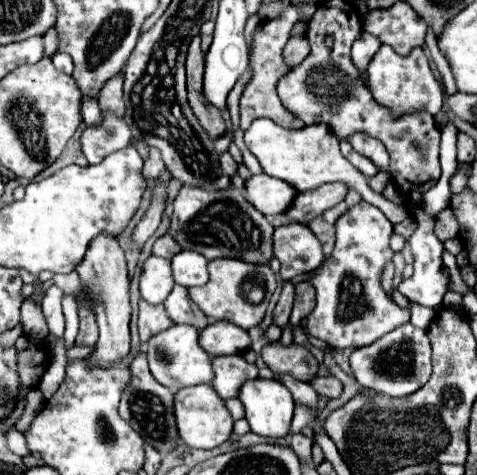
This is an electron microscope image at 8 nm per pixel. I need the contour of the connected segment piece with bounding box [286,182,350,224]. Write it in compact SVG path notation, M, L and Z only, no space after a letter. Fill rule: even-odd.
M332 182L332 184L324 184L324 186L318 186L314 190L308 190L308 192L300 192L296 196L294 204L290 206L290 210L286 212L286 216L292 218L294 222L308 224L310 220L320 216L328 208L340 204L346 198L348 190L350 188L346 184Z

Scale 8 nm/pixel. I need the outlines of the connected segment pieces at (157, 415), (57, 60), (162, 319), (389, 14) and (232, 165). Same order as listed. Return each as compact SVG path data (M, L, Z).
M138 354L132 360L132 382L122 394L118 412L144 438L144 442L156 448L162 456L170 454L180 444L180 434L176 434L176 418L172 414L172 398L174 398L174 392L170 392L166 386L160 386L152 378L148 370L146 354Z
M54 54L52 56L52 62L54 62L54 66L60 70L60 72L64 72L64 74L72 74L72 58L68 56L68 54Z
M140 300L140 316L138 316L138 330L140 330L140 340L148 342L158 332L164 332L172 326L174 322L168 318L166 310L162 304L152 306L146 300Z
M398 2L388 10L370 10L364 16L364 30L392 46L400 56L408 56L412 48L424 44L426 28L426 22L404 2Z
M224 152L222 156L220 156L220 166L222 166L222 172L226 174L226 176L236 176L236 170L238 170L238 164L236 164L236 160L228 154L228 152Z

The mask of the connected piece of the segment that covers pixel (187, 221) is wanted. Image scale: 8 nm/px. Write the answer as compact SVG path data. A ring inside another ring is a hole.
M184 186L174 200L174 216L170 222L172 238L184 250L200 252L208 260L240 258L252 264L270 264L274 256L272 232L274 226L244 198L238 188L204 190Z

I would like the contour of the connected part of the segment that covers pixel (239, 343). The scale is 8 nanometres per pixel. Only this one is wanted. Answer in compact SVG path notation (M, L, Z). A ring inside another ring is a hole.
M212 322L208 324L200 334L200 346L210 356L230 356L230 354L242 354L250 348L250 336L240 326L234 326L232 322Z

